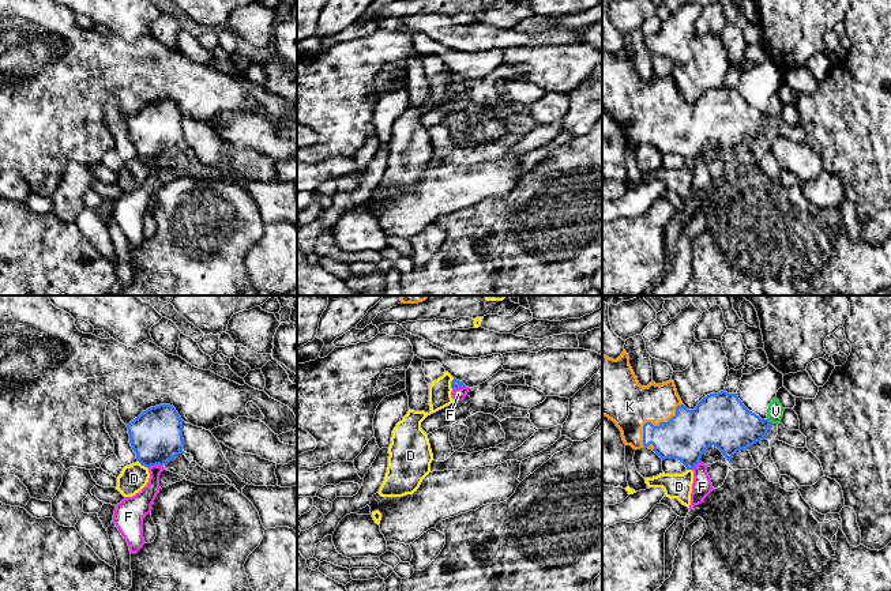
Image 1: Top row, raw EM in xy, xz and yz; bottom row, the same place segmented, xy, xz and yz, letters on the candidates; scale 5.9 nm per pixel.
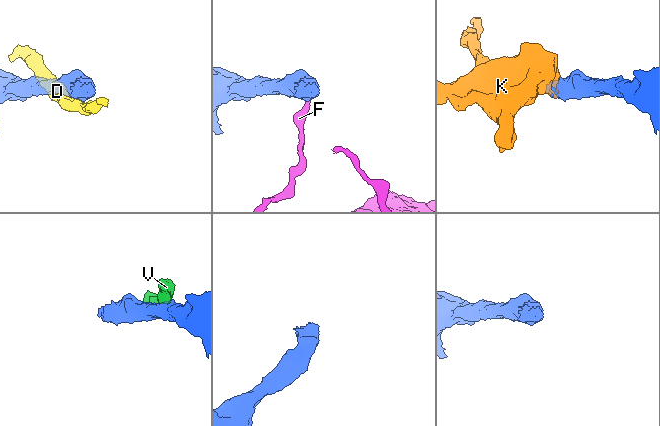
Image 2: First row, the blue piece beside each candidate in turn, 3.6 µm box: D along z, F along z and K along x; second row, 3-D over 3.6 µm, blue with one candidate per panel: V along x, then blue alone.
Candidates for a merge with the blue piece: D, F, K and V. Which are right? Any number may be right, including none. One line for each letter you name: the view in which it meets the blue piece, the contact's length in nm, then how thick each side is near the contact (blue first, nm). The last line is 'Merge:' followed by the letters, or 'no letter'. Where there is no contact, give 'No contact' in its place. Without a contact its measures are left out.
K: Touches blue in yz. Shared border 340 nm. Thickness 280 nm (blue) against 280 nm
Merge: K

